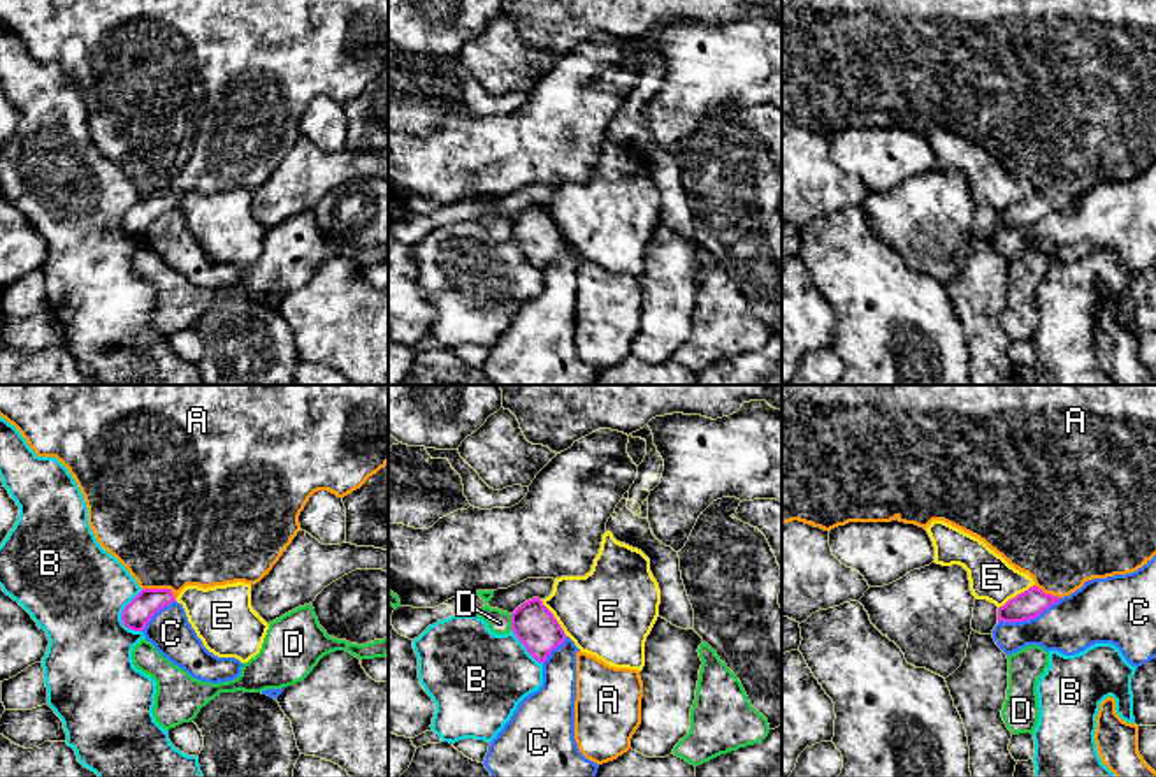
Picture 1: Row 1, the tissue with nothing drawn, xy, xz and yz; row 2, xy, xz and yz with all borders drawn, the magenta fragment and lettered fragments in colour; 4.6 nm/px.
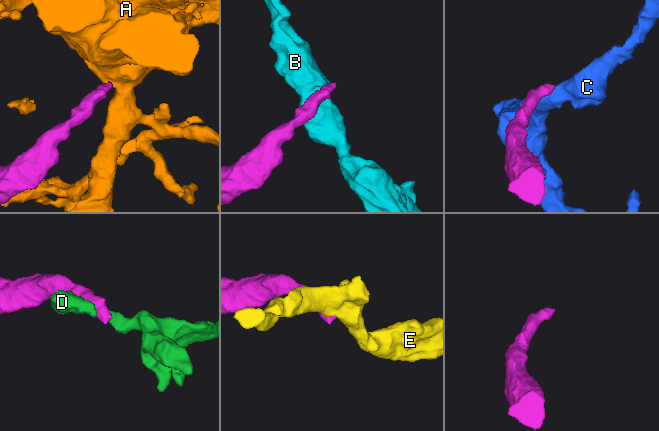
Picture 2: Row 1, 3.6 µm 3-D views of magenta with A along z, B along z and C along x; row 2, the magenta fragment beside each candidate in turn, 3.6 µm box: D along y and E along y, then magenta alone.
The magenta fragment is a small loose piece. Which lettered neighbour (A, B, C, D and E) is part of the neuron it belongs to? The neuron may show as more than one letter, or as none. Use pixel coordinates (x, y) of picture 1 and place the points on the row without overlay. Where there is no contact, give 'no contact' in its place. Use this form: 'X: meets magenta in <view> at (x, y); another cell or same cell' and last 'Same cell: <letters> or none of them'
A: meets magenta in xy at (160, 196); same cell
B: meets magenta in xy at (123, 218); another cell
C: meets magenta in yz at (1030, 224); another cell
D: meets magenta in xz at (512, 227); another cell
E: meets magenta in xz at (554, 224); another cell
Same cell: A

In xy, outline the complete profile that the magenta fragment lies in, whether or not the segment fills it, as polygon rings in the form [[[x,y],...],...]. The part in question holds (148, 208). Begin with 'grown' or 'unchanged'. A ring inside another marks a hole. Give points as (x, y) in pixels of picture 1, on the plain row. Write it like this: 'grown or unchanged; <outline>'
grown; [[[0,0],[0,23],[21,39],[39,63],[56,63],[74,83],[84,102],[88,130],[97,148],[142,195],[121,220],[123,230],[134,237],[144,237],[151,223],[176,207],[186,192],[255,192],[269,181],[300,137],[299,121],[314,98],[329,97],[344,104],[388,70],[388,0]]]

